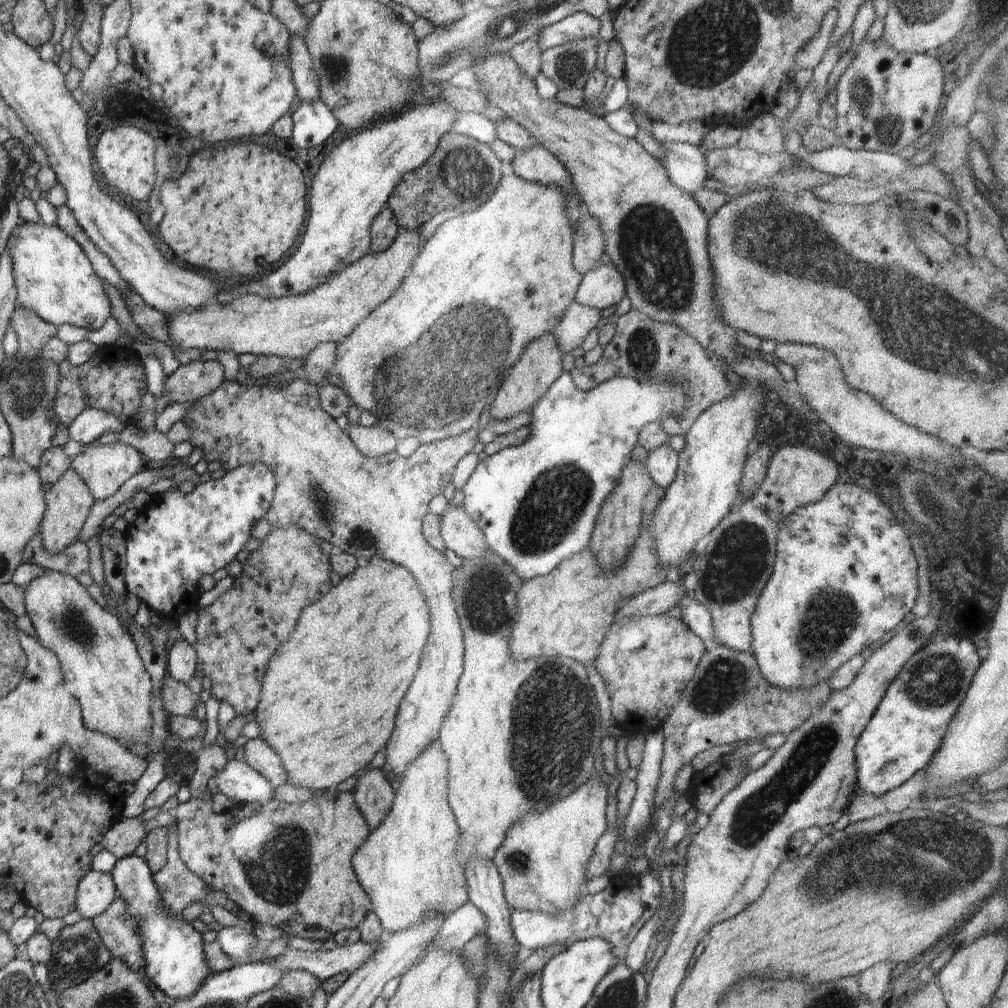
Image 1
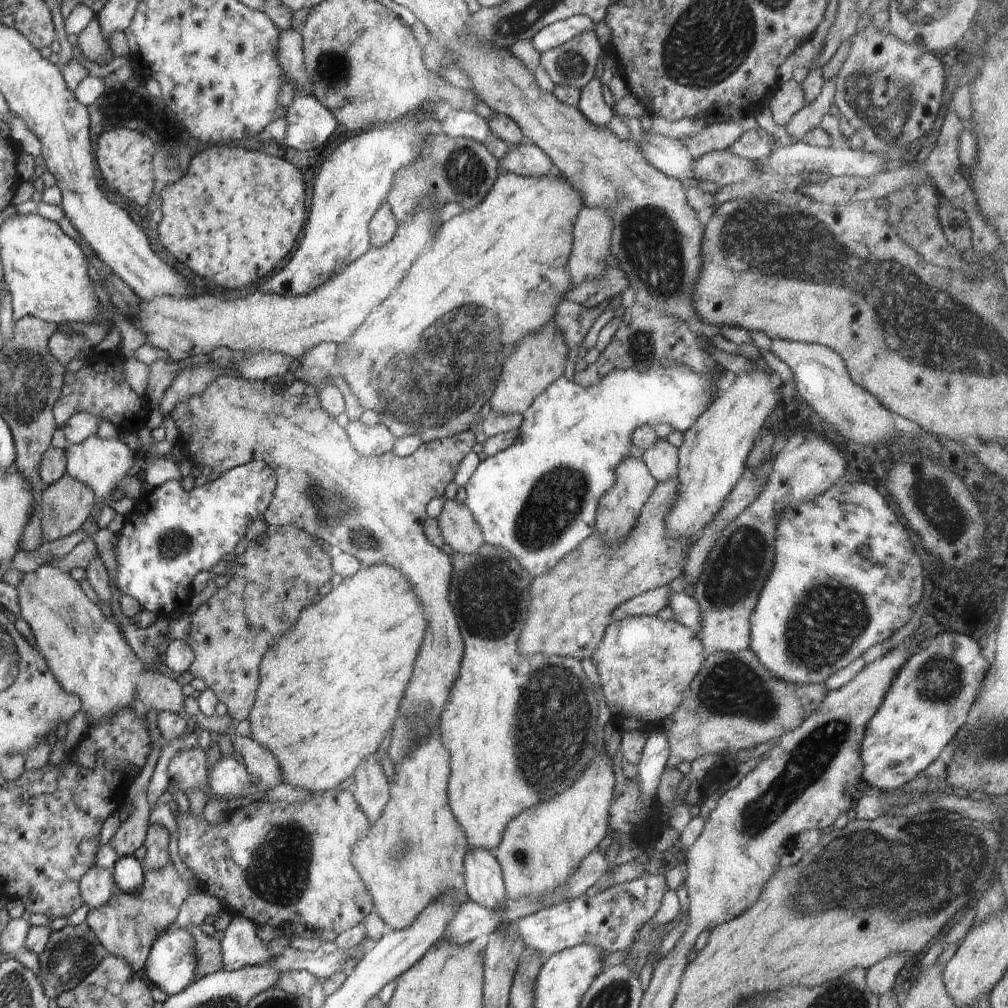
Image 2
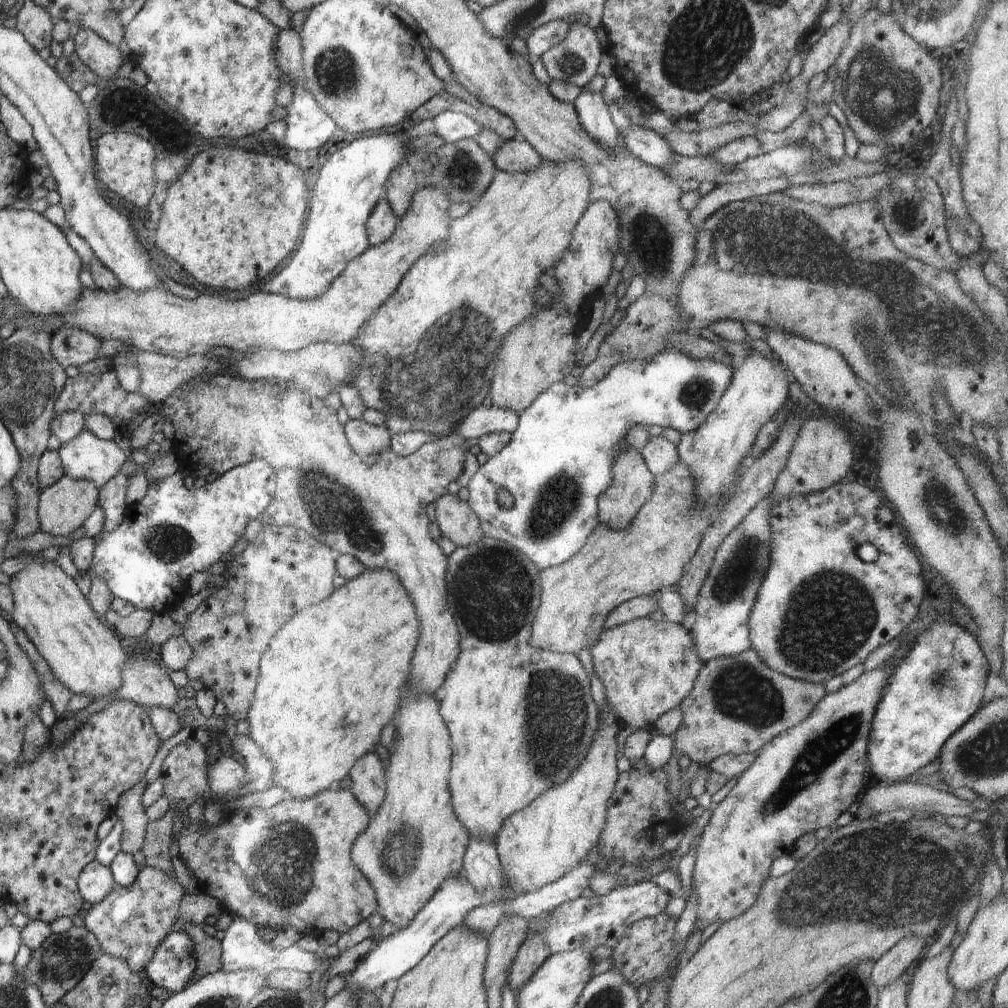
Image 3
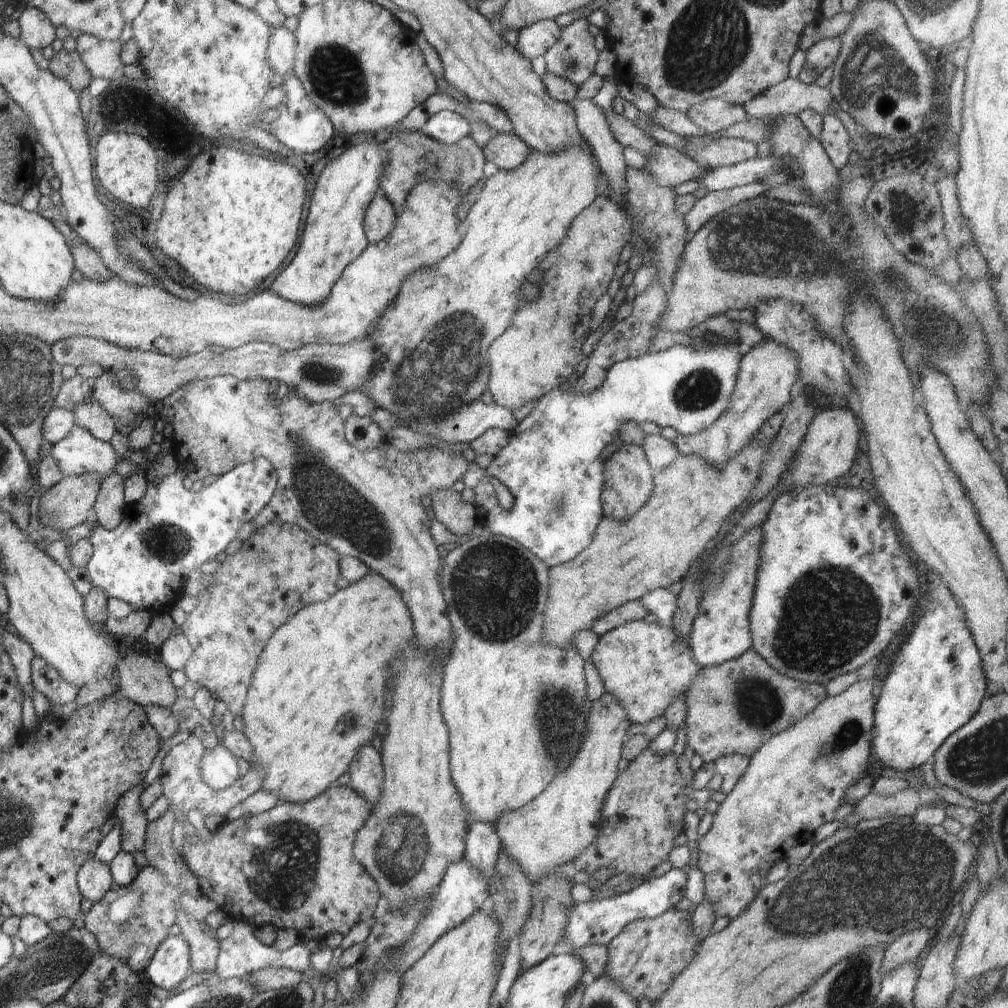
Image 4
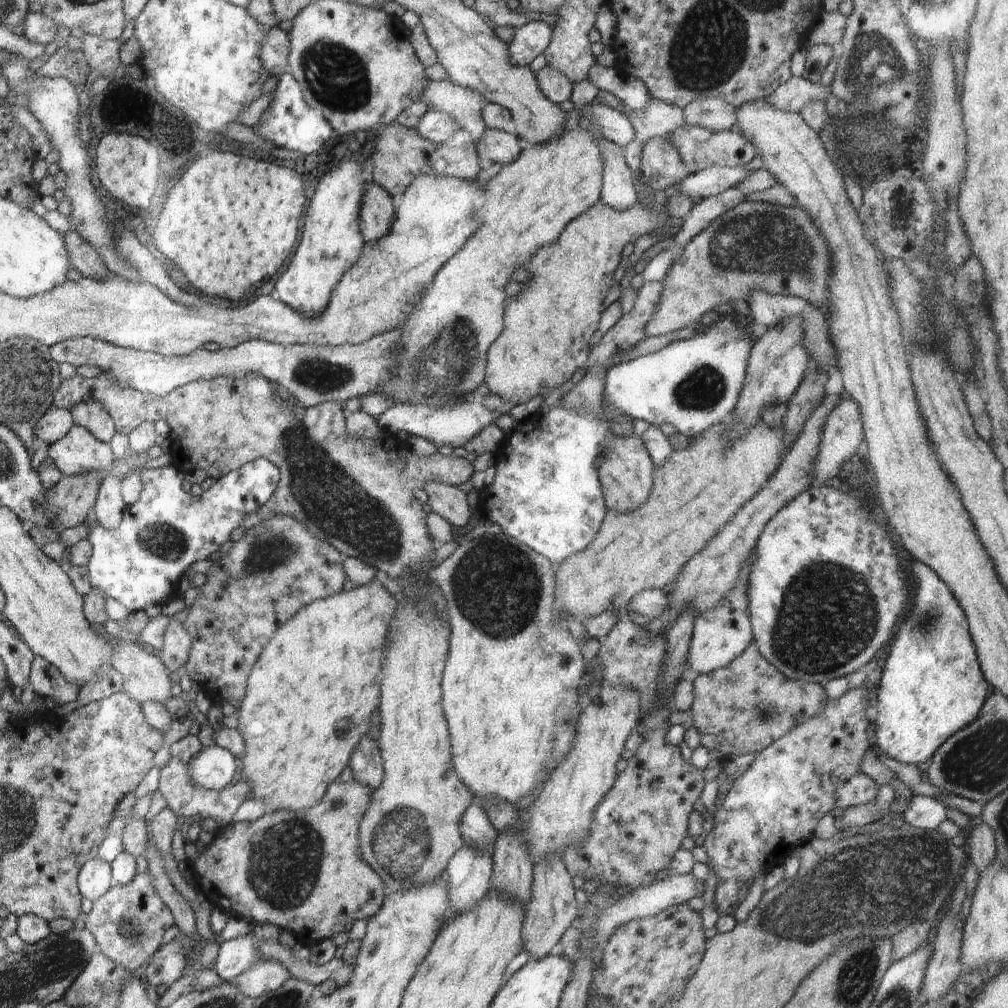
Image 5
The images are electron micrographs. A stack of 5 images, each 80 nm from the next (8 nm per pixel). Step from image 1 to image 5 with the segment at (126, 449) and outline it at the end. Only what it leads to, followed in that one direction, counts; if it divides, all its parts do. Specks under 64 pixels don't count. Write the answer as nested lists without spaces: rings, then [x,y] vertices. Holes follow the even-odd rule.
[[[76,424],[64,439],[49,446],[48,454],[63,476],[107,469],[115,459],[110,444],[96,440],[87,428]]]

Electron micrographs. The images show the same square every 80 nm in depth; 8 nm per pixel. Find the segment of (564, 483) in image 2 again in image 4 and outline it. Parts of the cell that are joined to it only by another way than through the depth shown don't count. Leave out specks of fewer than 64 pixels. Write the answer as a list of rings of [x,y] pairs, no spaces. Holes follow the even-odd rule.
[[[724,336],[718,337],[721,337],[726,341],[718,341],[716,344],[703,346],[694,346],[693,344],[674,345],[655,353],[644,352],[644,354],[638,359],[618,361],[609,368],[605,381],[601,384],[600,388],[591,393],[573,393],[571,390],[560,391],[559,388],[552,389],[550,392],[546,393],[543,398],[540,398],[536,408],[534,408],[526,418],[518,422],[514,430],[510,432],[508,444],[498,452],[488,468],[485,469],[487,478],[481,480],[479,485],[473,488],[476,493],[476,502],[474,503],[474,506],[477,512],[478,521],[483,527],[483,531],[514,539],[518,544],[527,548],[532,555],[536,555],[549,567],[564,564],[565,562],[572,560],[575,556],[578,556],[578,554],[580,554],[580,552],[592,542],[596,527],[603,517],[601,494],[604,480],[604,465],[600,460],[600,454],[602,454],[602,450],[604,450],[604,447],[608,443],[610,444],[612,440],[618,437],[618,430],[623,422],[634,421],[637,424],[645,421],[652,422],[658,424],[661,428],[672,427],[680,435],[690,436],[702,432],[711,424],[714,424],[714,421],[718,420],[718,417],[726,410],[726,407],[730,402],[732,391],[735,389],[737,383],[737,374],[743,355],[740,351],[740,342],[737,337],[730,338],[730,340],[724,338]],[[492,476],[498,478],[498,480],[500,480],[506,488],[509,488],[512,493],[514,504],[512,504],[510,510],[502,508],[498,503],[494,487],[492,487],[492,484],[489,481]]]

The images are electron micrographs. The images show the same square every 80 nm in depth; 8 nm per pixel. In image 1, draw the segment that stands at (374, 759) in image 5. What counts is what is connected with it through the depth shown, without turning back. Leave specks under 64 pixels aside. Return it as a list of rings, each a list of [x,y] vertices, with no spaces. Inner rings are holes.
[[[368,766],[357,775],[357,783],[352,793],[370,830],[374,830],[393,801],[393,789],[385,770]]]

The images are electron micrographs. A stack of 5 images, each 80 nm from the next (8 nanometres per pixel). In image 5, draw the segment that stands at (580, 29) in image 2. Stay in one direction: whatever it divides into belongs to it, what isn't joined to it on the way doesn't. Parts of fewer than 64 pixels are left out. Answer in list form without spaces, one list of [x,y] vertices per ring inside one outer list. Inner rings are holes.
[[[528,20],[515,30],[513,37],[506,43],[509,61],[515,67],[526,67],[540,53],[547,49],[551,41],[553,27],[543,21]]]

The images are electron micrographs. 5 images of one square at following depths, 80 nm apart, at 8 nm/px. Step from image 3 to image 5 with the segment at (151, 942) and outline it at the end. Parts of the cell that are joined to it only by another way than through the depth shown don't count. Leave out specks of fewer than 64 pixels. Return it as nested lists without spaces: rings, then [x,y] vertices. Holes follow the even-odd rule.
[[[149,872],[139,873],[132,883],[111,885],[108,894],[90,902],[85,928],[95,936],[101,952],[134,974],[144,960],[161,947],[166,929],[175,924],[170,908],[159,897]]]

